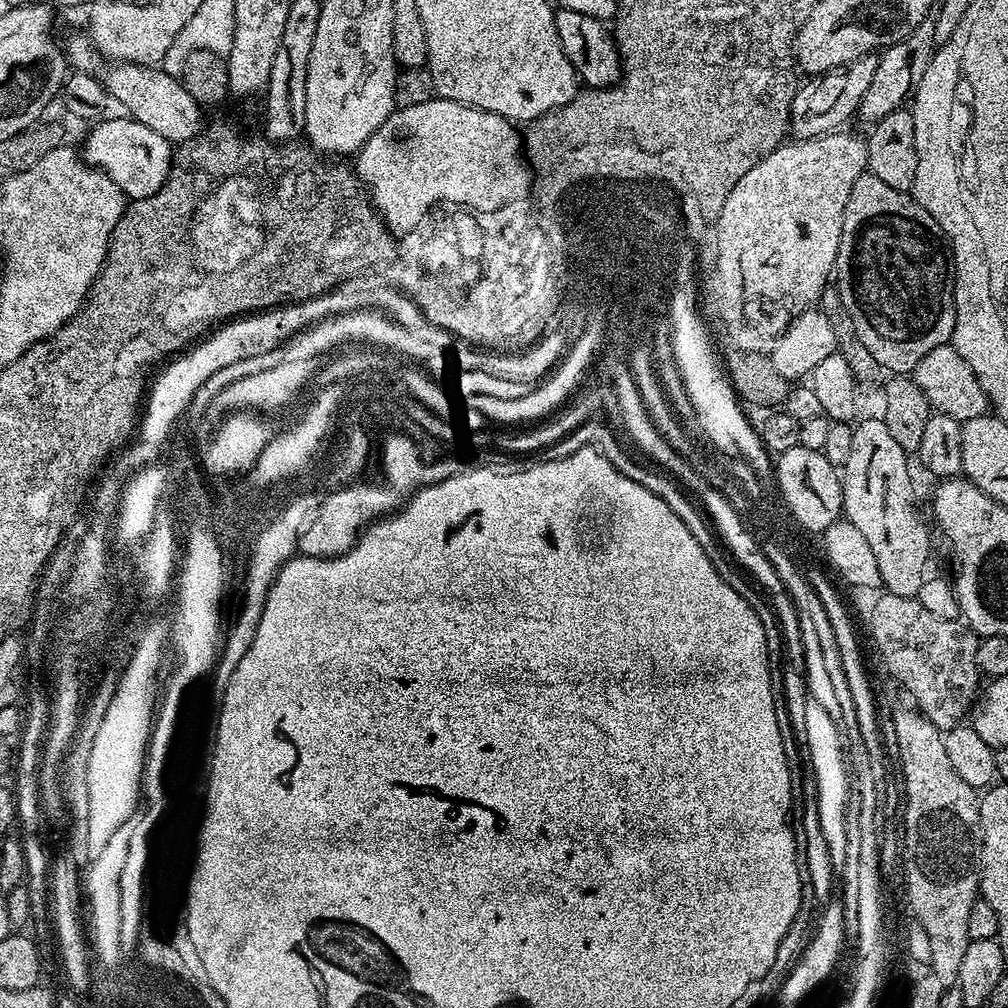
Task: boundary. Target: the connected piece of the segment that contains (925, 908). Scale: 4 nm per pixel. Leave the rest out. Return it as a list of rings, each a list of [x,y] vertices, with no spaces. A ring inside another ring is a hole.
[[[915,707],[896,708],[892,713],[894,722],[894,738],[898,742],[896,756],[900,760],[900,772],[904,775],[904,884],[908,887],[908,904],[912,907],[915,923],[920,924],[926,930],[926,937],[930,942],[930,965],[931,975],[938,978],[939,987],[944,990],[951,989],[958,978],[958,969],[962,963],[962,957],[966,954],[968,945],[968,935],[966,925],[970,918],[970,906],[980,896],[980,859],[982,858],[982,846],[984,845],[984,835],[982,834],[982,822],[980,821],[980,801],[977,789],[971,788],[962,778],[958,778],[958,773],[954,771],[954,766],[950,766],[950,757],[946,755],[946,746],[941,729],[935,728]]]

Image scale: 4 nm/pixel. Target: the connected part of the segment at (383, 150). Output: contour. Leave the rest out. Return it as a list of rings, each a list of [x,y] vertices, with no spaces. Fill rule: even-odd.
[[[433,98],[421,104],[405,104],[393,110],[355,153],[354,171],[389,232],[404,232],[408,224],[416,224],[416,216],[424,212],[424,204],[432,204],[440,196],[464,200],[464,204],[476,204],[476,208],[496,208],[508,196],[520,196],[524,184],[532,182],[522,136],[519,131],[516,133],[516,128],[513,121],[457,100]]]

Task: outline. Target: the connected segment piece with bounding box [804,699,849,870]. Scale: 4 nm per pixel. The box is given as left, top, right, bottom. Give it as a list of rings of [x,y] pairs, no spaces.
[[[809,699],[806,704],[806,744],[809,752],[809,767],[812,768],[816,780],[817,812],[822,834],[826,839],[830,860],[836,870],[840,870],[846,860],[846,824],[845,806],[849,786],[847,784],[847,768],[841,752],[839,730],[830,714],[818,702]]]

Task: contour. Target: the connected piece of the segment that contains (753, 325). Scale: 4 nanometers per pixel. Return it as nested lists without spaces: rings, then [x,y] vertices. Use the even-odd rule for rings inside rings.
[[[837,130],[826,136],[815,136],[812,140],[799,140],[797,142],[781,143],[769,156],[764,156],[742,178],[738,178],[738,186],[730,190],[726,198],[726,204],[720,212],[715,213],[710,227],[707,229],[707,236],[702,241],[700,252],[705,257],[705,264],[709,268],[715,268],[716,277],[714,285],[710,290],[719,297],[716,307],[710,312],[711,319],[714,318],[720,323],[722,331],[728,335],[731,346],[737,352],[762,352],[771,353],[773,346],[778,342],[780,335],[788,329],[795,316],[809,311],[819,301],[825,288],[830,284],[830,277],[833,275],[836,266],[836,255],[838,254],[838,242],[842,238],[842,214],[846,214],[846,198],[850,198],[850,189],[858,178],[865,175],[868,167],[868,141],[863,135],[851,136],[848,130]]]

